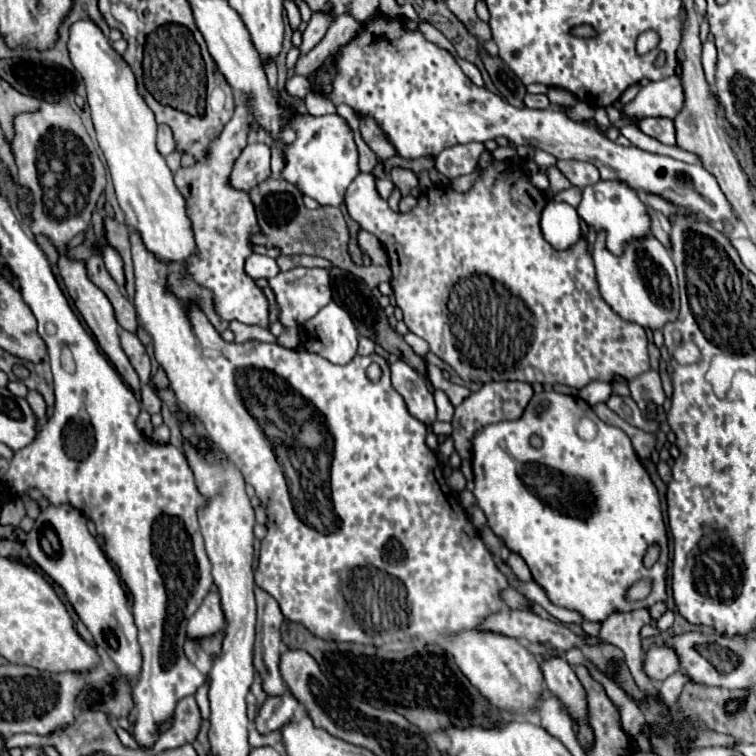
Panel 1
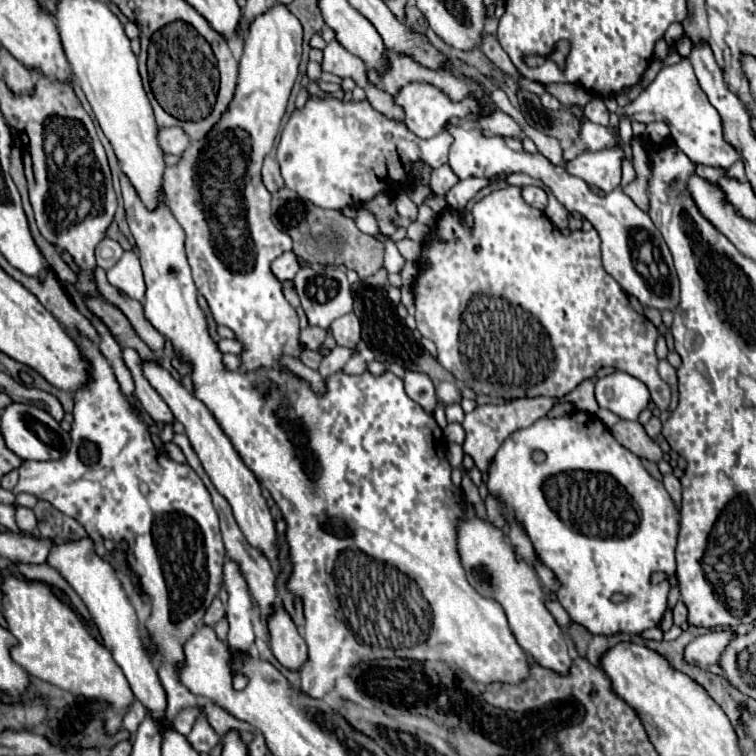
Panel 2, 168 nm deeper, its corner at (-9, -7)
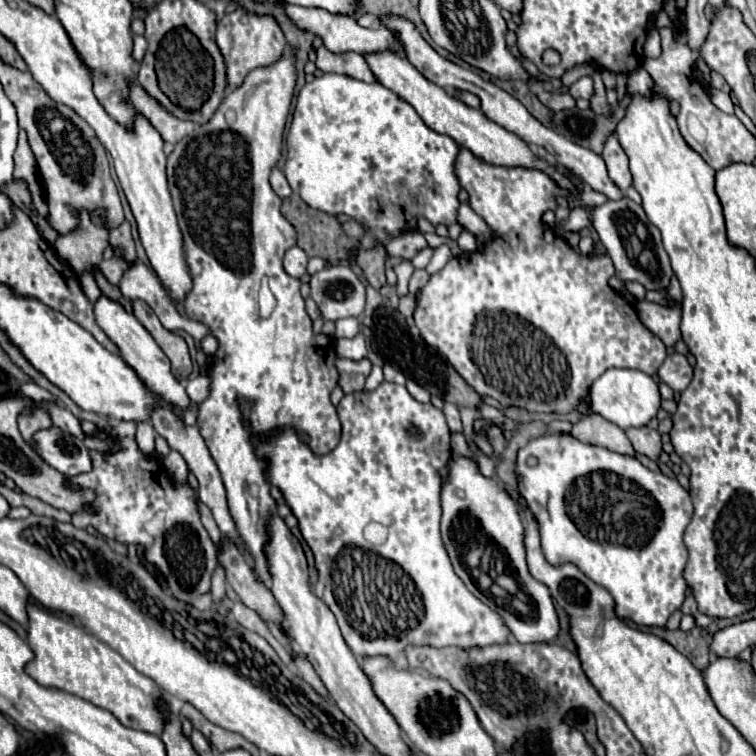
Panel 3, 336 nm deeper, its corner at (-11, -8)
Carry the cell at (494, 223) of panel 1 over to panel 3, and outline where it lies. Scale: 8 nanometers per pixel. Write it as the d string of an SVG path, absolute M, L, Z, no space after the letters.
M469 150L459 152L455 170L457 170L457 178L463 182L461 186L469 192L471 208L495 230L495 240L489 246L483 246L481 250L477 250L473 254L465 254L461 260L451 260L443 270L439 270L437 274L433 274L429 278L425 288L417 294L417 308L415 308L415 314L413 314L415 326L421 332L421 338L429 346L443 352L447 356L447 360L451 362L451 366L481 396L491 396L491 398L499 400L503 406L517 406L517 408L525 408L529 412L567 414L571 410L577 410L583 404L583 400L587 400L587 390L591 388L591 384L609 368L637 368L637 370L641 370L649 376L655 376L657 368L663 364L665 356L667 356L667 348L647 326L643 326L633 304L629 304L621 294L615 294L615 290L607 284L607 280L615 274L611 258L607 258L607 256L597 258L597 256L591 256L591 254L583 256L583 254L575 252L561 236L555 236L553 232L549 232L549 236L545 238L541 216L547 210L557 208L555 196L568 197L569 192L563 190L561 186L555 186L555 182L551 182L551 178L547 178L547 174L543 174L543 170L527 170L527 168L521 168L521 166L515 166L515 168L491 166L487 162L479 162L479 158L475 158Z

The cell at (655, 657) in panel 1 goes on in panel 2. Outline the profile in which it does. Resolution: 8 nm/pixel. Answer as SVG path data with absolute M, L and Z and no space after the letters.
M711 631L707 635L699 635L695 641L691 641L685 647L683 659L689 665L709 669L717 663L719 655L725 649L725 645L729 643L729 639L731 639L731 633L727 633L727 631Z

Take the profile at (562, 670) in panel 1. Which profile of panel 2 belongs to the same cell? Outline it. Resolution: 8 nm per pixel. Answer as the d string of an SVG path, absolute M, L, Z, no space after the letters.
M467 507L467 519L469 521L459 525L457 545L459 545L461 561L467 569L469 583L481 595L493 597L495 601L501 603L517 643L535 663L555 671L557 675L569 675L569 669L571 669L569 645L567 645L565 633L559 629L559 625L543 605L545 595L541 591L541 585L533 567L529 567L523 561L517 561L501 529L493 527L489 521L475 519L475 513L471 507Z

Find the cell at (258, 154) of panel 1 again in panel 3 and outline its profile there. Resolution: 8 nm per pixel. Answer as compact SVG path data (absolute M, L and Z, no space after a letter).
M273 168L273 172L271 172L271 188L275 190L275 194L277 194L279 198L291 196L291 186L289 186L285 174L283 174L279 168Z

